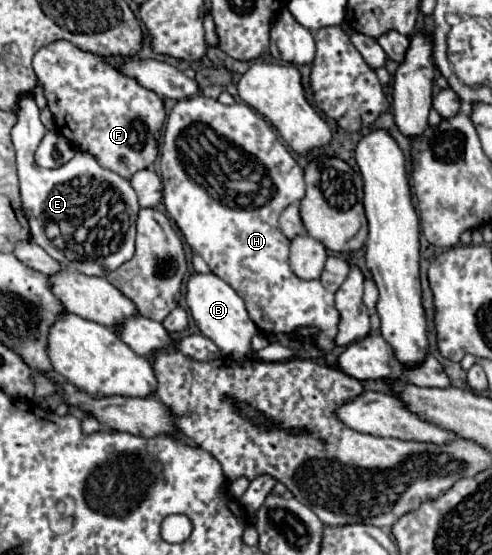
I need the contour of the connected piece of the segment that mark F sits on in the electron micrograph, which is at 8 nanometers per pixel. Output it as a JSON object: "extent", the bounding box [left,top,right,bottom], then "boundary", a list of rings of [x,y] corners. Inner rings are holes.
{"extent":[33,42,167,180],"boundary":[[[53,42],[49,46],[43,46],[33,58],[33,70],[39,78],[39,84],[43,86],[47,108],[55,118],[55,128],[73,144],[73,148],[89,152],[97,158],[101,168],[121,174],[127,180],[135,172],[155,162],[159,154],[157,134],[167,118],[163,100],[155,92],[145,90],[133,78],[117,74],[117,70],[113,70],[101,56],[77,50],[75,46],[69,46],[69,42]]]}

